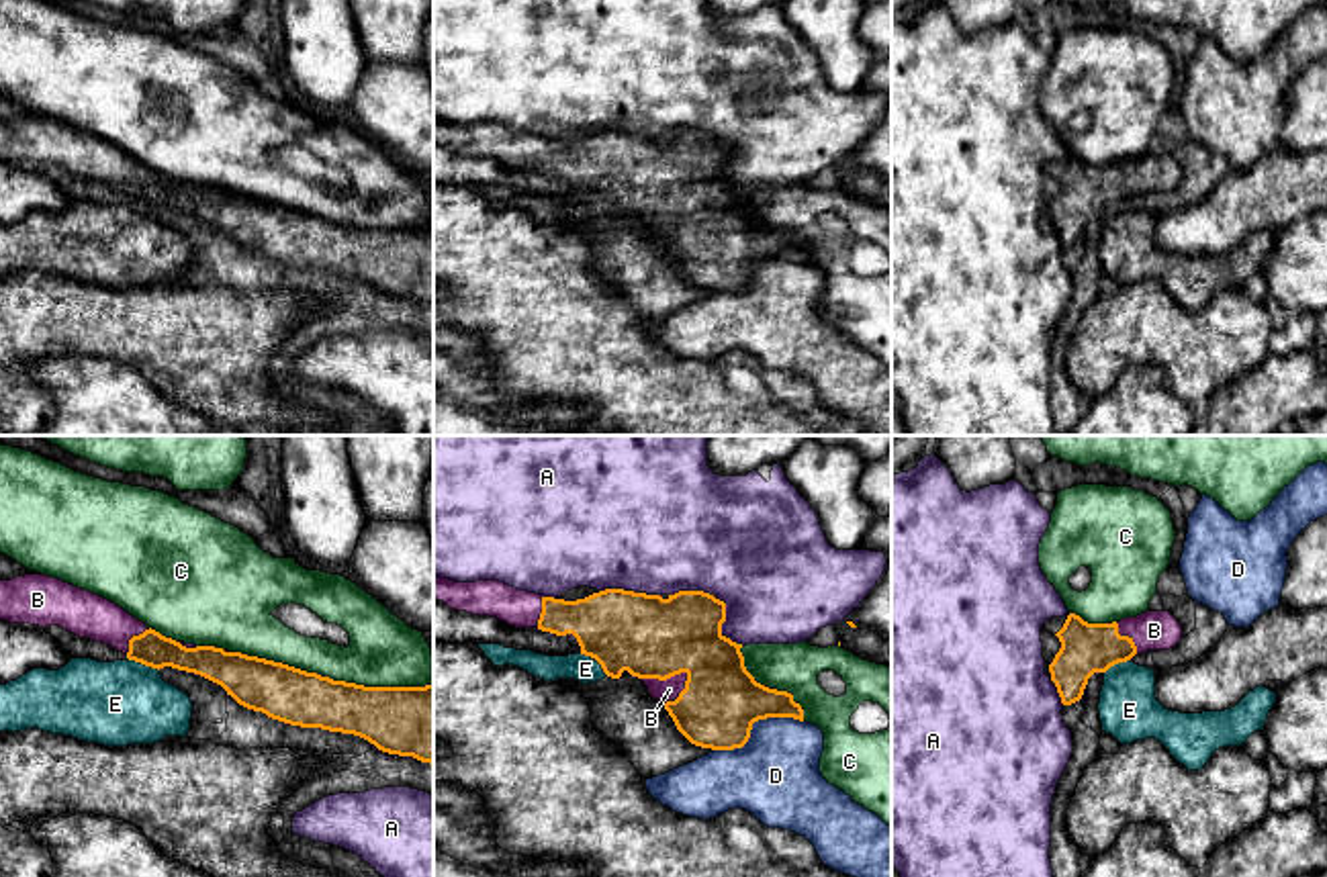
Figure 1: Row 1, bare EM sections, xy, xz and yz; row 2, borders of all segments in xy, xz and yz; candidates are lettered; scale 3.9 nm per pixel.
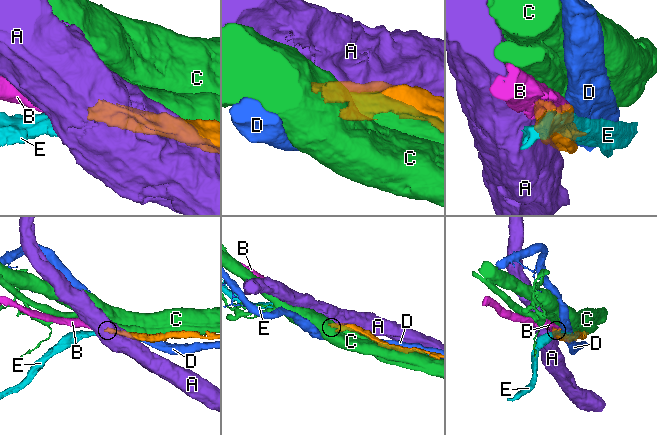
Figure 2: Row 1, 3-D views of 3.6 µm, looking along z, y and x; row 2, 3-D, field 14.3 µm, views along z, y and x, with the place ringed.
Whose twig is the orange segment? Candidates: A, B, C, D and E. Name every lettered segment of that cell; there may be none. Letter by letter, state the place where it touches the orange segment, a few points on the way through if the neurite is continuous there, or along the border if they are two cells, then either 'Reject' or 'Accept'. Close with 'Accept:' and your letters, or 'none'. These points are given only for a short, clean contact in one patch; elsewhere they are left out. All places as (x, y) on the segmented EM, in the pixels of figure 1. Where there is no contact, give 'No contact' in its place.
A: Touches orange at xz (722, 602). Reject
B: Touches orange at xz (663, 679). Accept
C: Touches orange at xy (332, 679). Reject
D: Touches orange at xz (753, 722). Reject
E: Touches orange at xy (144, 663). Boundary: xy (127, 657), (158, 671). Reject
Accept: B

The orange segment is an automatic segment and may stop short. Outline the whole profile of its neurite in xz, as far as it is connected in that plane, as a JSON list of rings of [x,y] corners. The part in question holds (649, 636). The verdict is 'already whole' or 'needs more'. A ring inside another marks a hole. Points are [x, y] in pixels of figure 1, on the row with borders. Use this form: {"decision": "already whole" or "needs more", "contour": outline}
{"decision": "needs more", "contour": [[[433,576],[433,599],[515,628],[575,636],[581,654],[595,658],[607,677],[620,679],[624,671],[638,677],[677,730],[701,748],[742,748],[759,720],[804,722],[791,693],[769,689],[746,671],[742,644],[722,634],[726,603],[703,591],[662,599],[605,589],[564,601],[499,581]]]}

